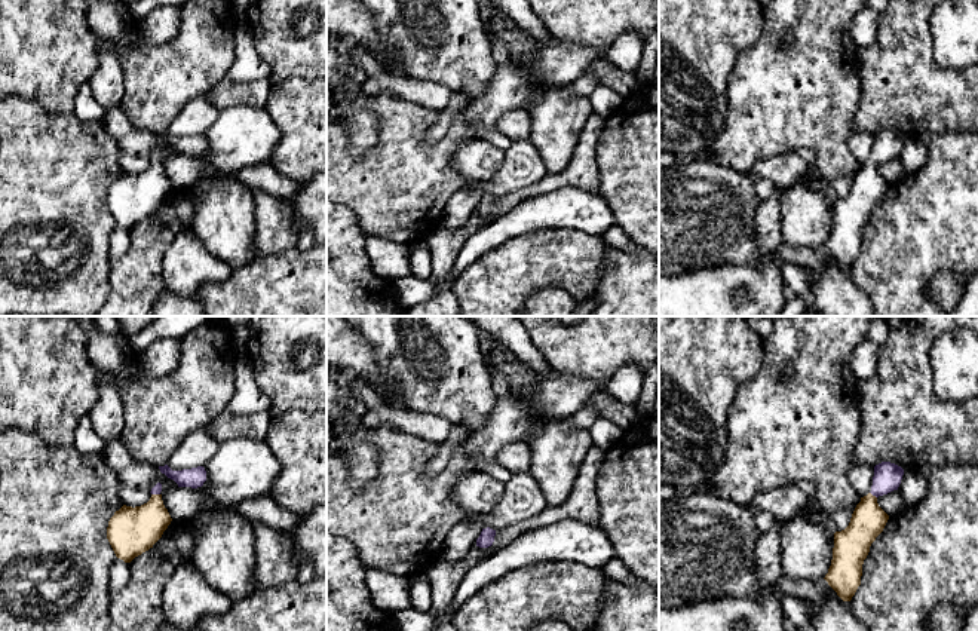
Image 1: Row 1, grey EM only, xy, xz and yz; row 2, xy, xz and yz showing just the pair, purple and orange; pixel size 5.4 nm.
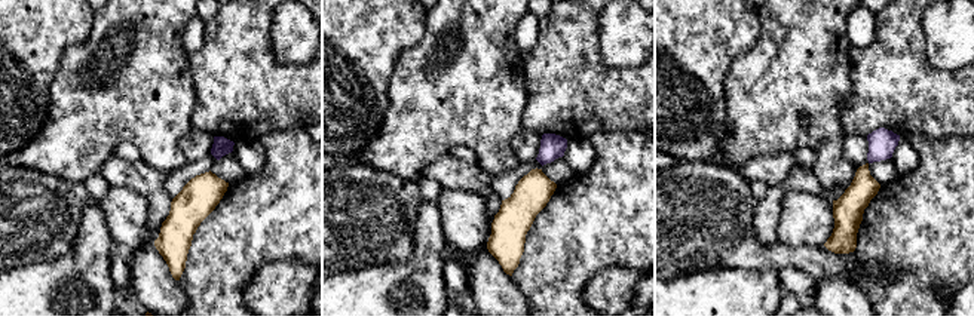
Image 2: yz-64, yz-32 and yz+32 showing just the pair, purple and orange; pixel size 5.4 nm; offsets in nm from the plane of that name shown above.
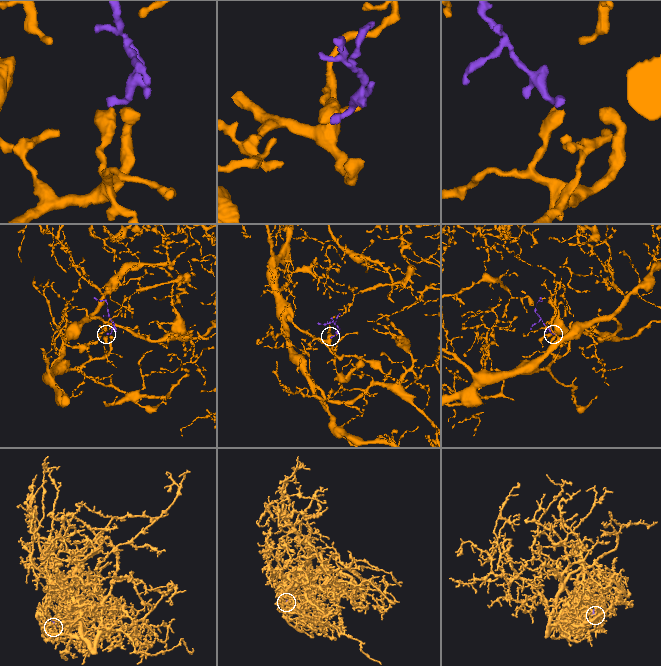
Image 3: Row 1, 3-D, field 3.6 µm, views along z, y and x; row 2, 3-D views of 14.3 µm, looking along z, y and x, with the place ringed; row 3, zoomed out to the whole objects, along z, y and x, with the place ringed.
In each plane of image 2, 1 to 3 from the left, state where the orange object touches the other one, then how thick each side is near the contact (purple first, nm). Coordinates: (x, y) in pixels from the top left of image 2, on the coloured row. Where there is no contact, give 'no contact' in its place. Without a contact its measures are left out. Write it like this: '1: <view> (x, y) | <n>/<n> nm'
1: no contact
2: no contact
3: no contact

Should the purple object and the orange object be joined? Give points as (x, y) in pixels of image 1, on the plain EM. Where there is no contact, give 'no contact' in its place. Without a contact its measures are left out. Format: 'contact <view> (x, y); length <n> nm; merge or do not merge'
contact yz (873, 162); length 50 nm; merge

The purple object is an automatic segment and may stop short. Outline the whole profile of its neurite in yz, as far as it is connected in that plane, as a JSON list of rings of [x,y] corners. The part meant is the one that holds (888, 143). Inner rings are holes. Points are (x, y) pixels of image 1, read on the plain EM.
[[[895,131],[876,132],[871,159],[861,165],[849,193],[834,200],[833,227],[824,246],[843,269],[850,269],[861,252],[864,227],[889,187],[877,165],[898,157],[902,143],[904,137]]]

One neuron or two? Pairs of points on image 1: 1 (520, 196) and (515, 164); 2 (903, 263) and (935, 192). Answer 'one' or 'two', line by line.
1: two
2: one

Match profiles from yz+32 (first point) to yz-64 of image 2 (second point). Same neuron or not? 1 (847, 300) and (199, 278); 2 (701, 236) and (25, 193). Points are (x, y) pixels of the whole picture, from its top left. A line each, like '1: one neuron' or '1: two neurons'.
1: two neurons
2: one neuron

